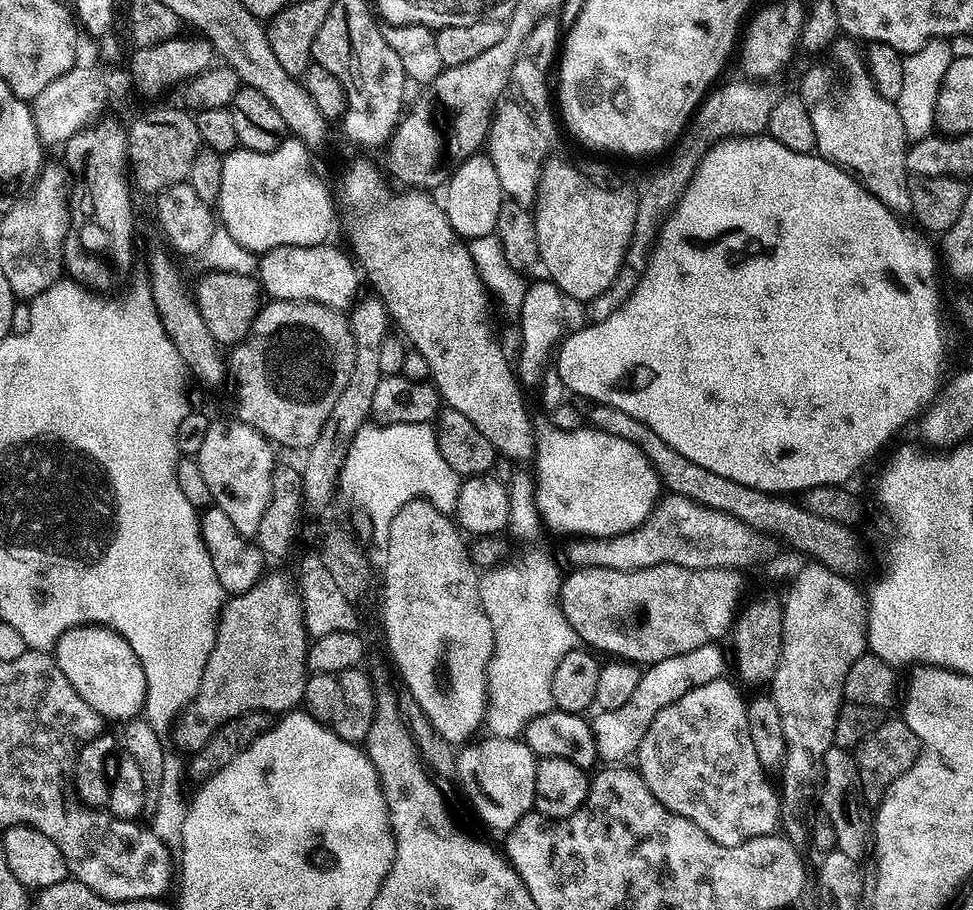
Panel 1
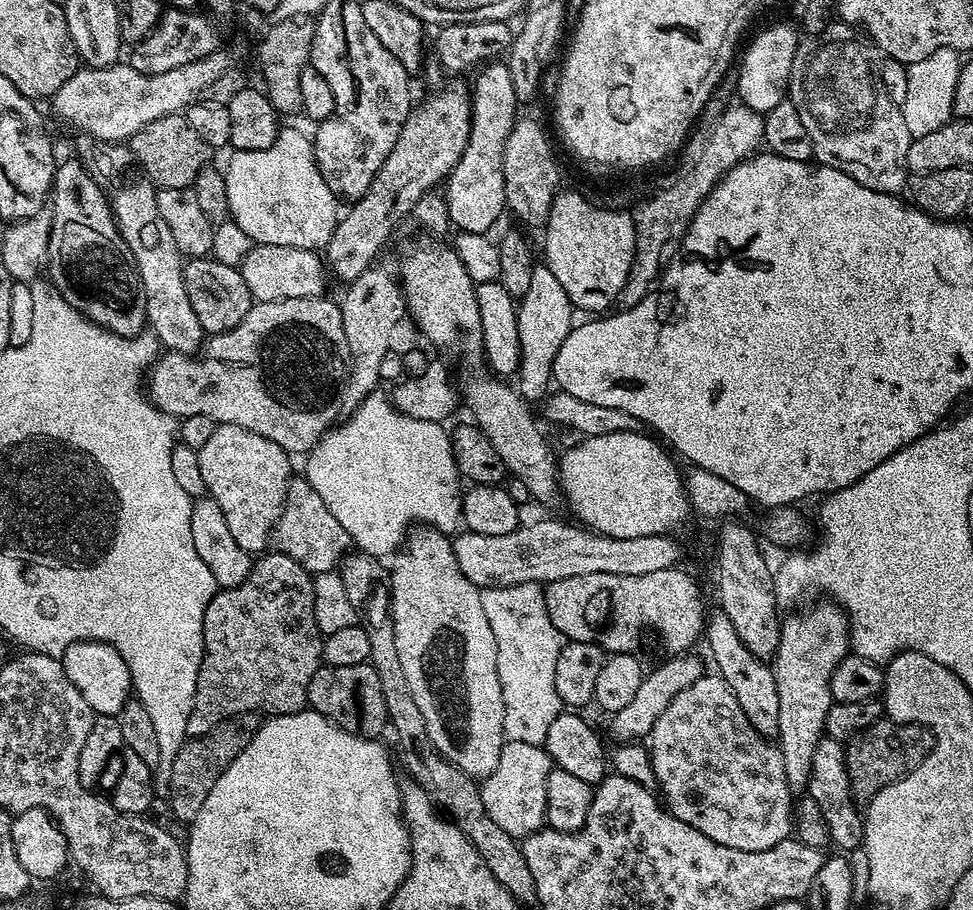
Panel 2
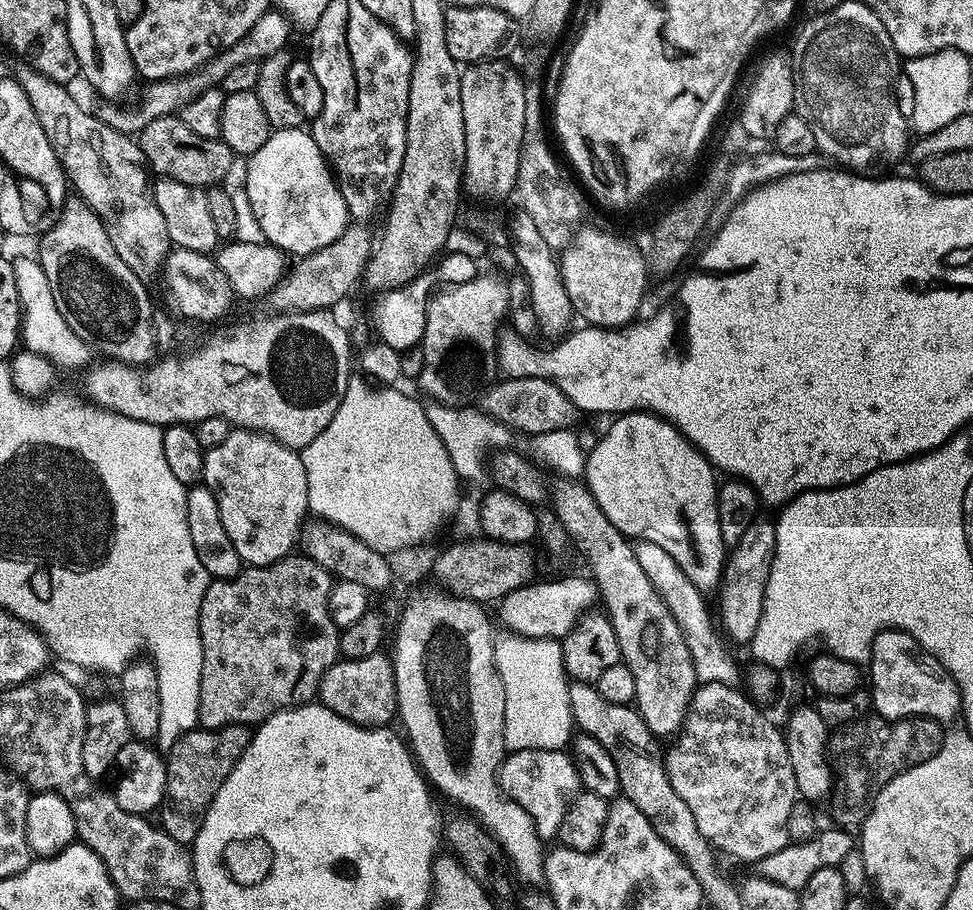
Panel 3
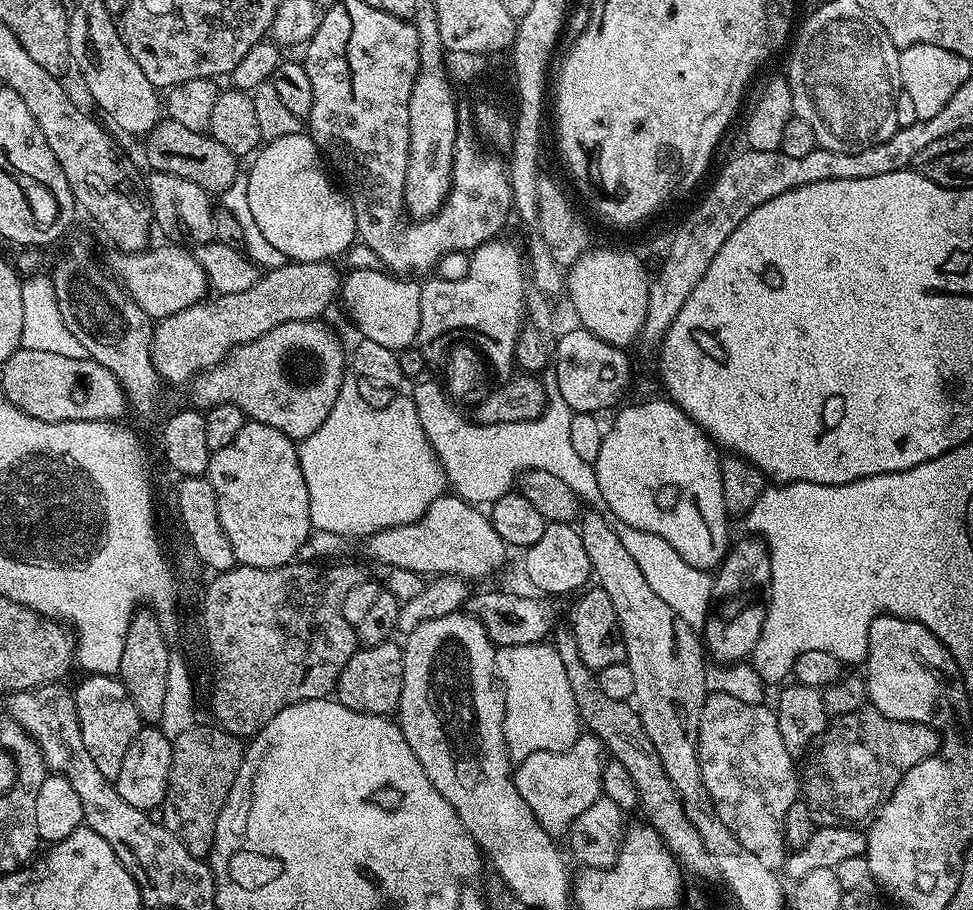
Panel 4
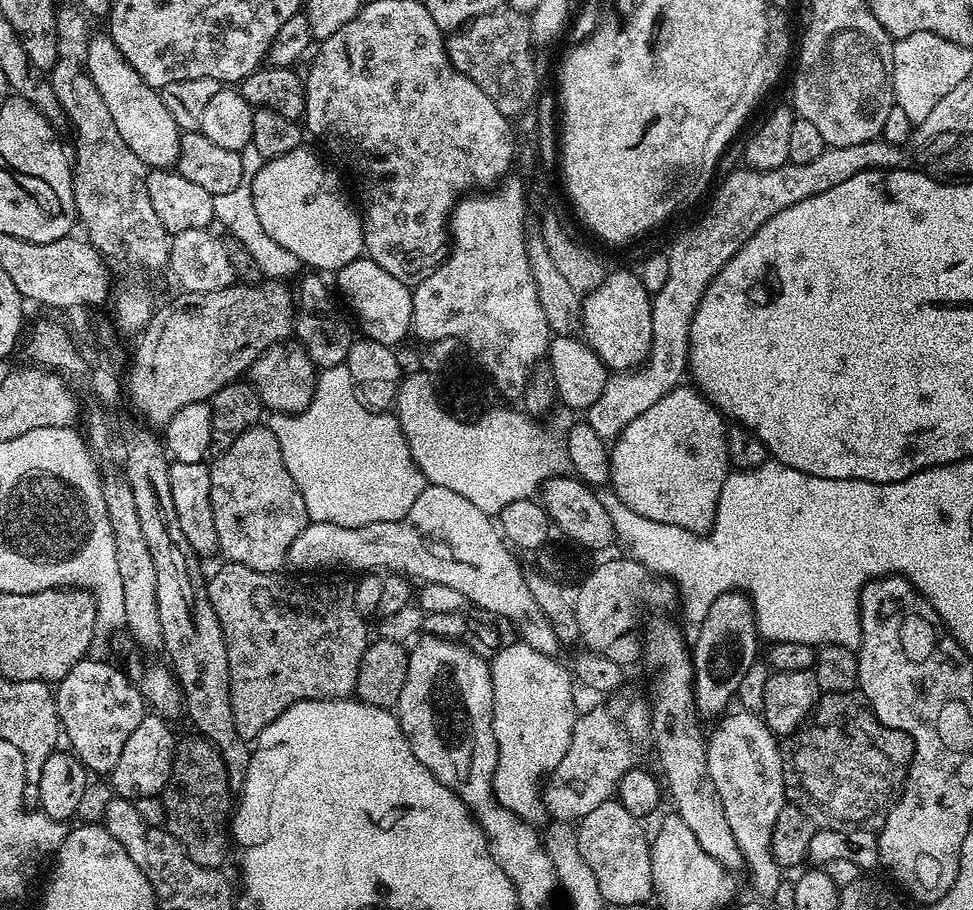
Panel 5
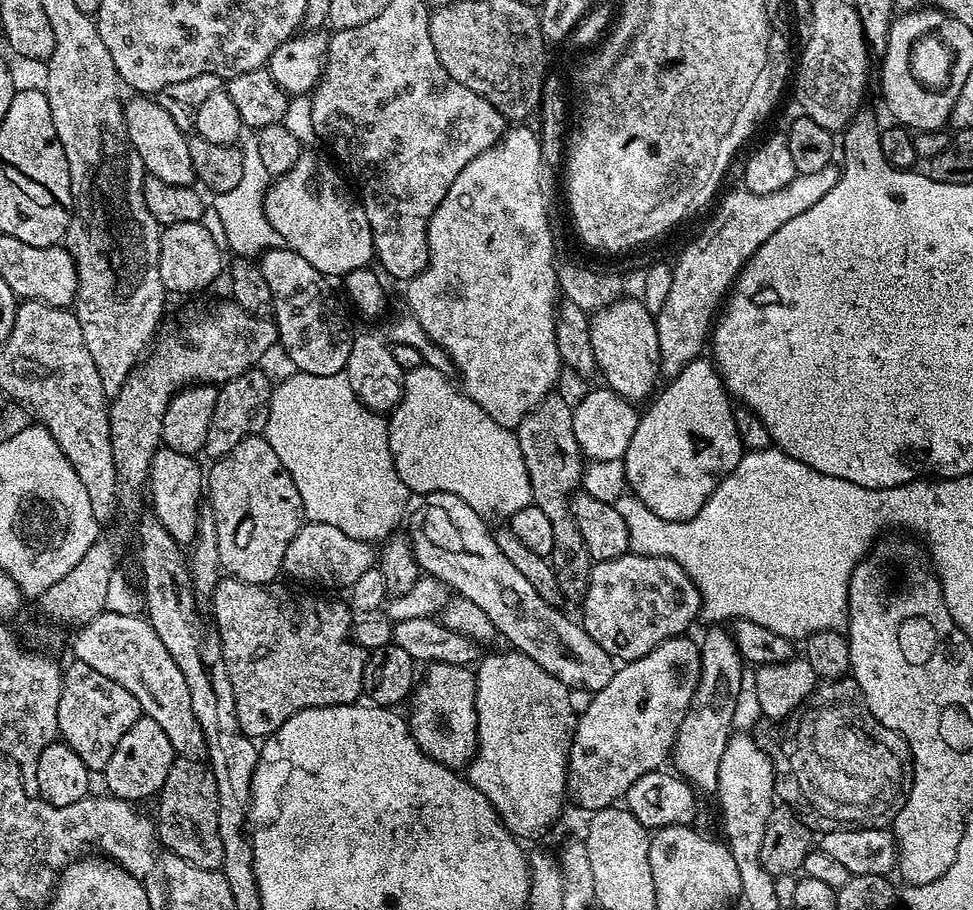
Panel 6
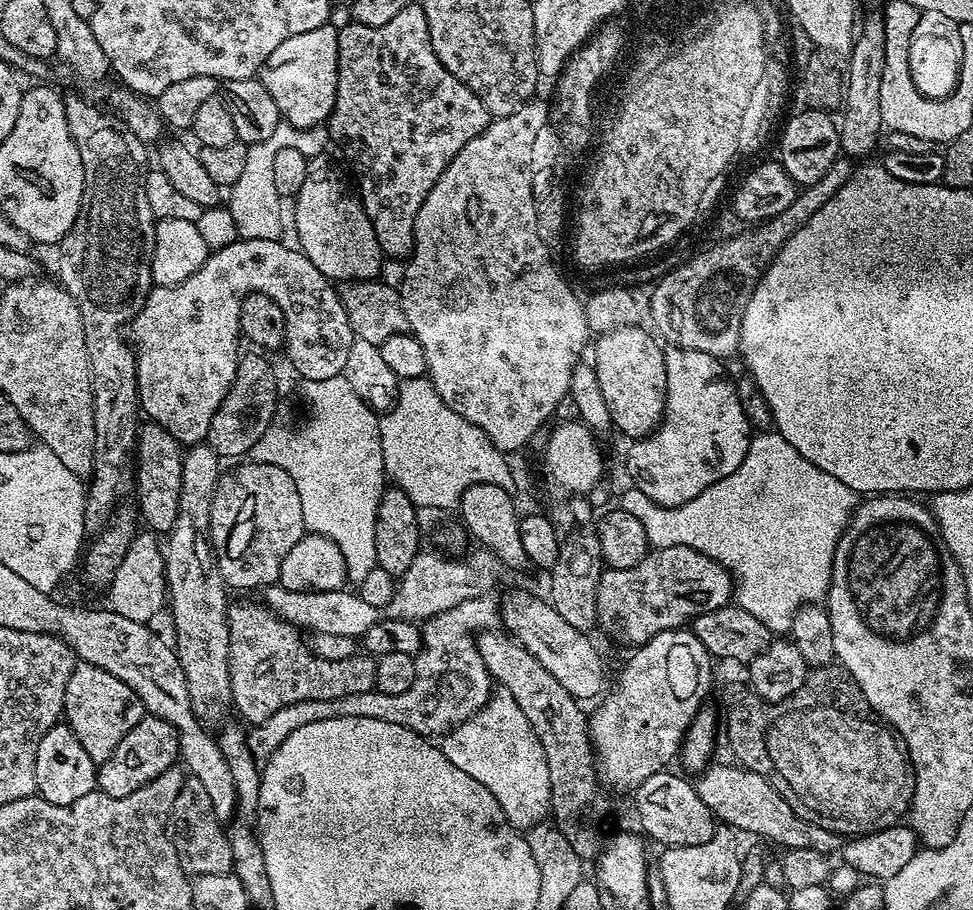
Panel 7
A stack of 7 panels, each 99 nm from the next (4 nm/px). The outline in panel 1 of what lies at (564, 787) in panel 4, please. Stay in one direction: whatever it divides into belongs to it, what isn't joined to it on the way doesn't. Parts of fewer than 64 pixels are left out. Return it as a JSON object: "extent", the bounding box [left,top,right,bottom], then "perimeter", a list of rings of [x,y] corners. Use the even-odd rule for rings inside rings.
{"extent":[455,735,538,834],"perimeter":[[[493,735],[487,739],[477,739],[459,749],[455,775],[460,776],[460,784],[473,810],[494,831],[507,834],[526,813],[533,811],[536,802],[534,774],[538,758],[523,739],[511,740]]]}

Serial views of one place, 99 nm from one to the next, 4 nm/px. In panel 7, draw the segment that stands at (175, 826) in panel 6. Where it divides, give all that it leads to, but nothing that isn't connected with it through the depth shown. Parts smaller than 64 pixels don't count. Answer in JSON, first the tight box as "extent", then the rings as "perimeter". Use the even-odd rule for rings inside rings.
{"extent":[166,775,232,877],"perimeter":[[[189,775],[183,786],[178,790],[178,796],[170,806],[170,814],[166,822],[168,841],[180,860],[180,867],[189,877],[206,876],[208,874],[229,875],[232,870],[232,855],[230,842],[225,825],[211,805],[210,796],[198,778]]]}

